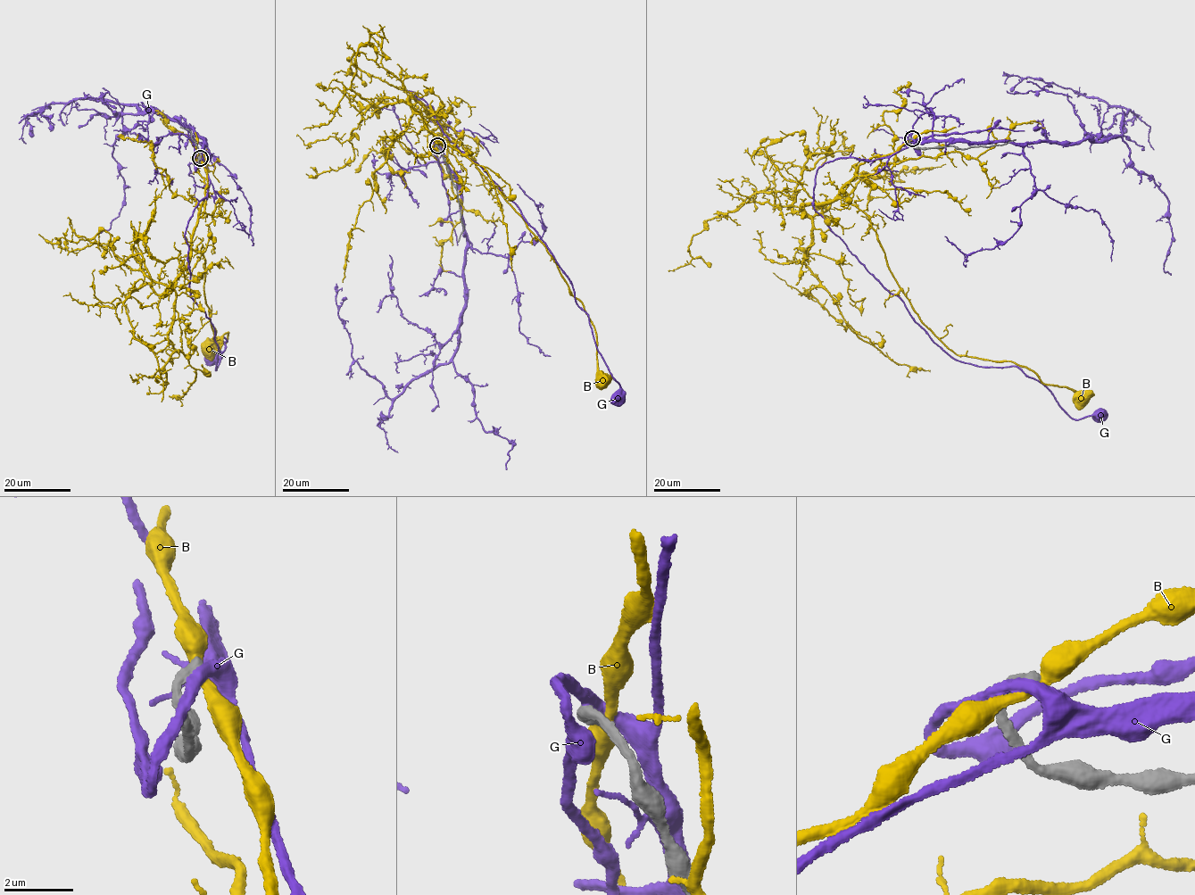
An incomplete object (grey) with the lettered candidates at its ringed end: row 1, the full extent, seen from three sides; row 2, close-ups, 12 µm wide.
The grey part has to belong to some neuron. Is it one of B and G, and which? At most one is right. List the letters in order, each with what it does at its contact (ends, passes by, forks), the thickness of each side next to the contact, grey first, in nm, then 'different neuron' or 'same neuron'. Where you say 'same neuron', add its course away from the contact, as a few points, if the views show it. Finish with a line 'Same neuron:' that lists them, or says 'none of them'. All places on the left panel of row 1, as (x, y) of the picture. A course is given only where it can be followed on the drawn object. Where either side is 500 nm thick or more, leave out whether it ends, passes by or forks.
B: it passes by; calibres 320 and 380 nm; different neuron
G: it passes by; calibres 400 and 320 nm; different neuron
Same neuron: none of them

